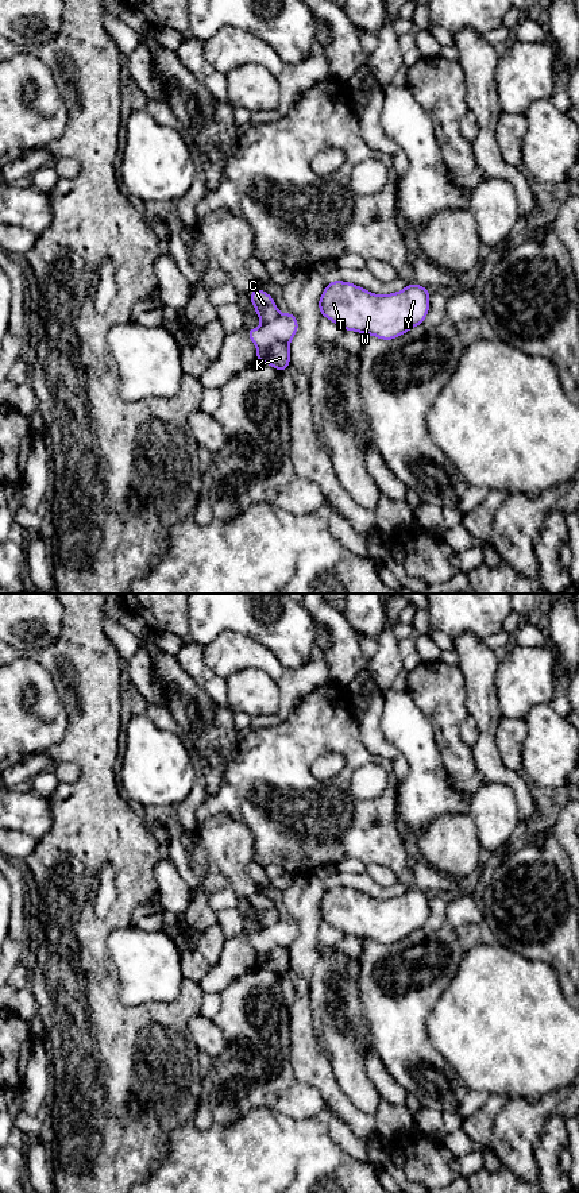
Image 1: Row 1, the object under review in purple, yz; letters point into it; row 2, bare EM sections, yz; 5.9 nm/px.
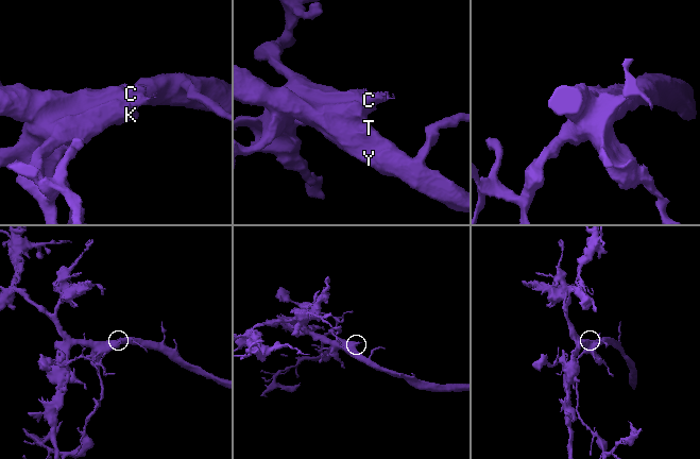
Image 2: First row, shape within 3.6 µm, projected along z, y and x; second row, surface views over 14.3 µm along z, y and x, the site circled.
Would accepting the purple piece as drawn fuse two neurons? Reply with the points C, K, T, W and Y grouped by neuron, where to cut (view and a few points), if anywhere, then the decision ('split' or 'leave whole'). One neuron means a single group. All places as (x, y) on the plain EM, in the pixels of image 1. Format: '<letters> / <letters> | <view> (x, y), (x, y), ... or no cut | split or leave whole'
C K / T W Y | yz (288, 948), (274, 946), (258, 953) | split

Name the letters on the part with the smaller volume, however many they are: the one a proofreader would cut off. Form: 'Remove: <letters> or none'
Remove: C, K

